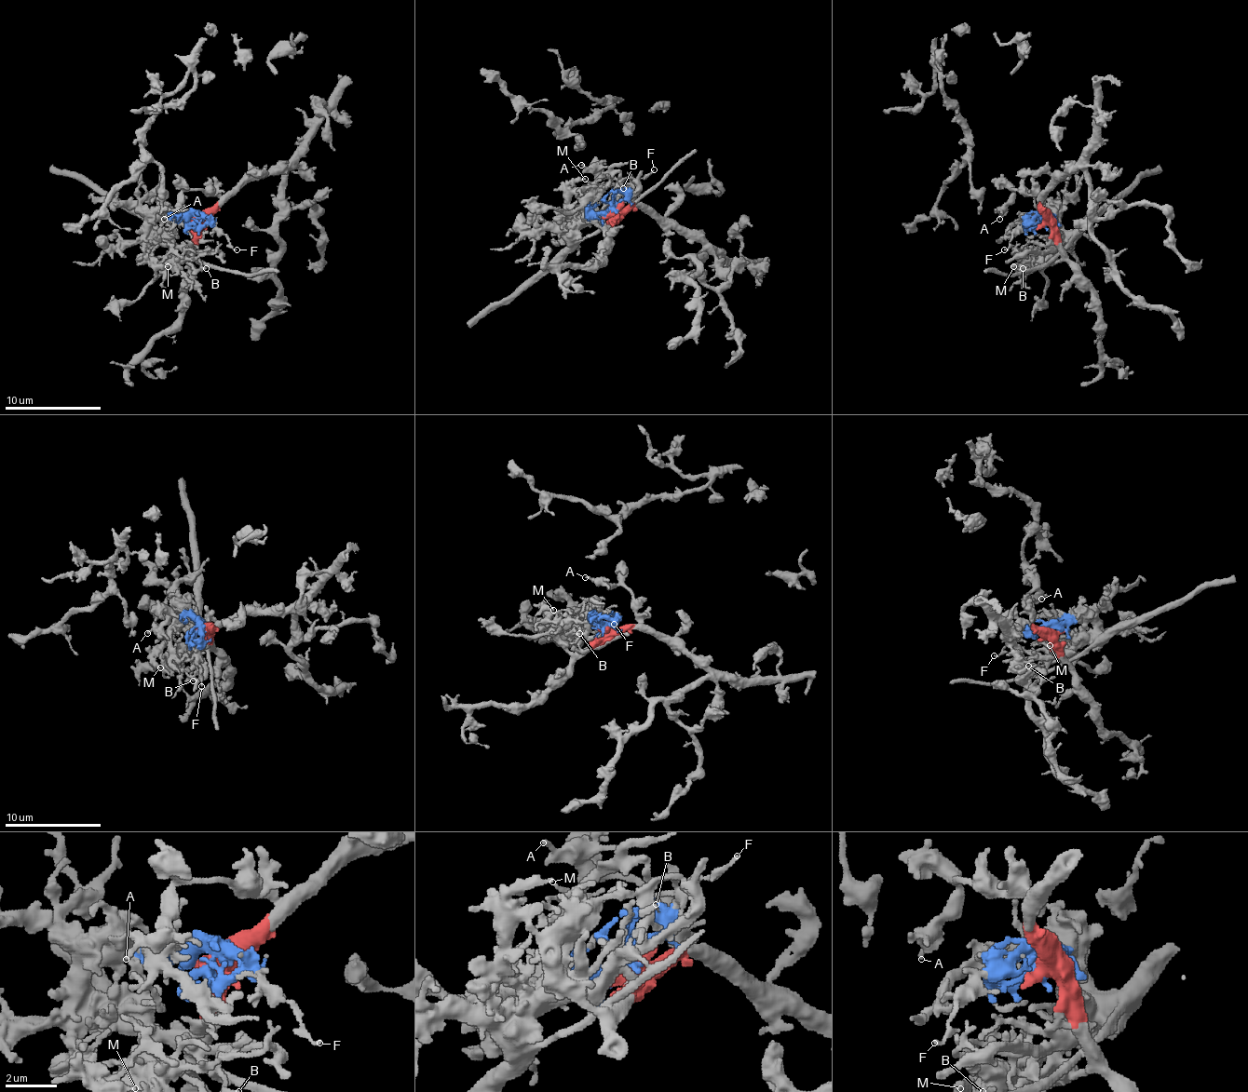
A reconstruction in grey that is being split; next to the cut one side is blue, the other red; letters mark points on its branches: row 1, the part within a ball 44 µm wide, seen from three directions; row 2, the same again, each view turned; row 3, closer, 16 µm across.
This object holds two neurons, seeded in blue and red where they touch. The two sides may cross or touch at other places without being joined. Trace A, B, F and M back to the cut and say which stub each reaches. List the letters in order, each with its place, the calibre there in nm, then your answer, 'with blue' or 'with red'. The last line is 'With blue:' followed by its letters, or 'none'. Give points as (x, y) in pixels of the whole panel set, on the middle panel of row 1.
A: place (581, 165); calibre 180 nm; with red
B: place (623, 188); calibre 200 nm; with blue
F: place (654, 169); calibre 100 nm; with blue
M: place (585, 179); calibre 320 nm; with blue
With blue: B, F, M

